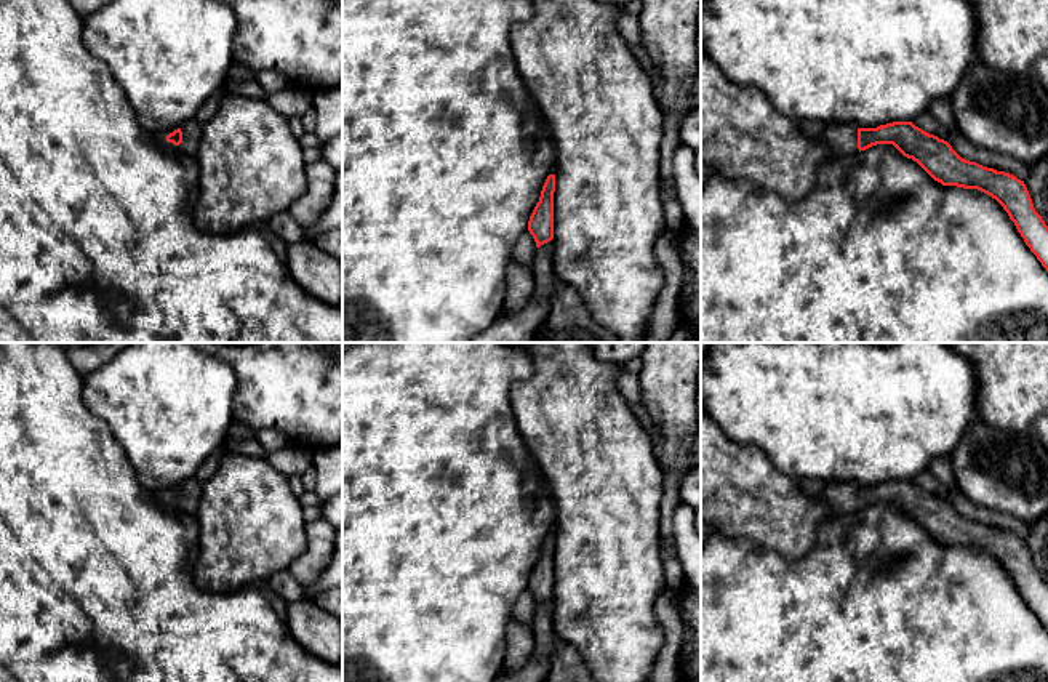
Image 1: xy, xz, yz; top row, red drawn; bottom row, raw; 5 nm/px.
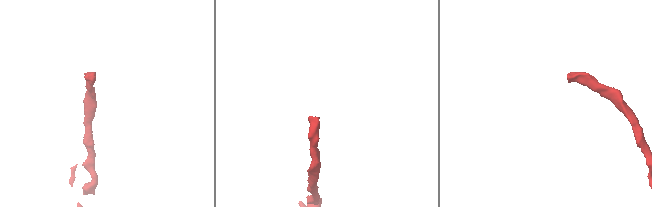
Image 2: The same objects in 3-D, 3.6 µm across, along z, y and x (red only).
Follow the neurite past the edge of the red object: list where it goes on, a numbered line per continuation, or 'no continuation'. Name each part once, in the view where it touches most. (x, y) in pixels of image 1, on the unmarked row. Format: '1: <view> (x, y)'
1: xy (192, 489)

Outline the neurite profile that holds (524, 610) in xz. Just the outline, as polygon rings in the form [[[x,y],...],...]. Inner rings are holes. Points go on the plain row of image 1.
[[[526,588],[520,594],[517,604],[514,605],[512,616],[531,628],[536,607],[538,607],[536,600],[534,600],[533,594],[530,592],[530,589]]]

